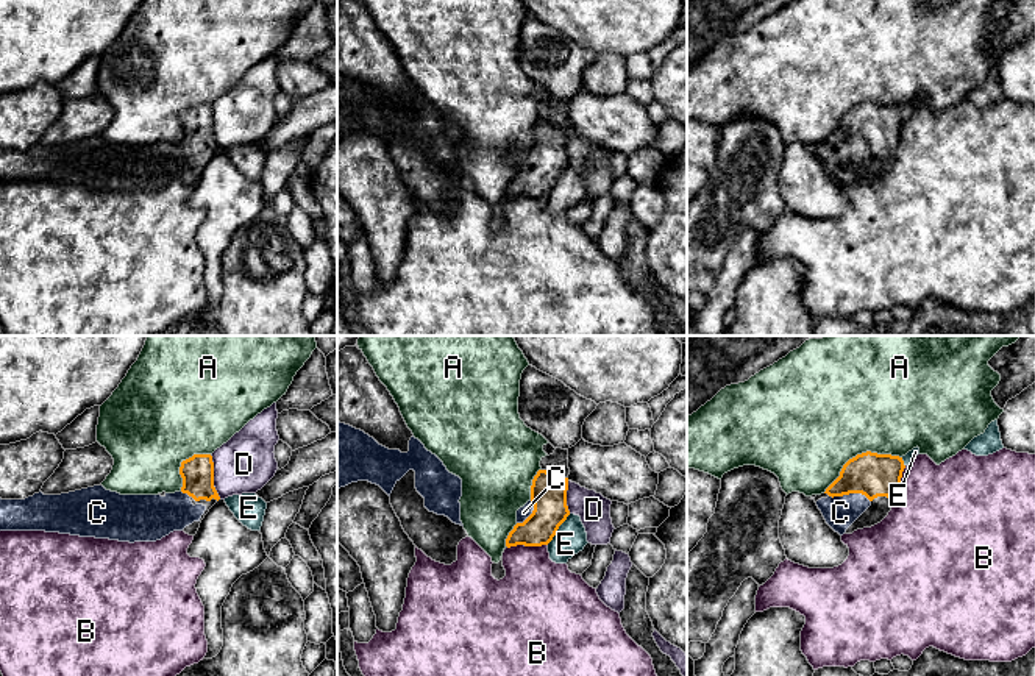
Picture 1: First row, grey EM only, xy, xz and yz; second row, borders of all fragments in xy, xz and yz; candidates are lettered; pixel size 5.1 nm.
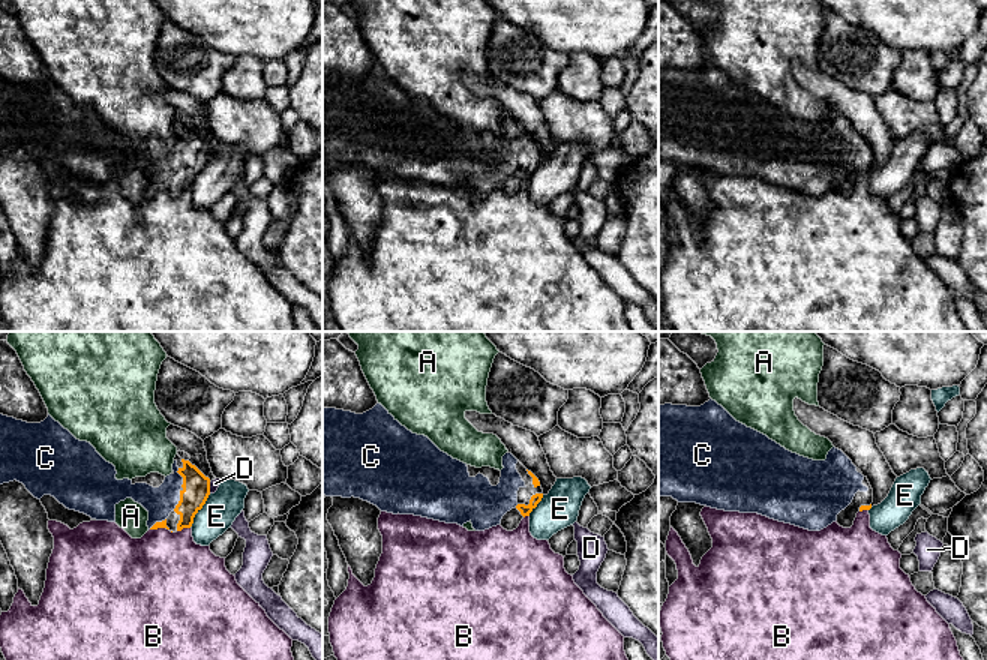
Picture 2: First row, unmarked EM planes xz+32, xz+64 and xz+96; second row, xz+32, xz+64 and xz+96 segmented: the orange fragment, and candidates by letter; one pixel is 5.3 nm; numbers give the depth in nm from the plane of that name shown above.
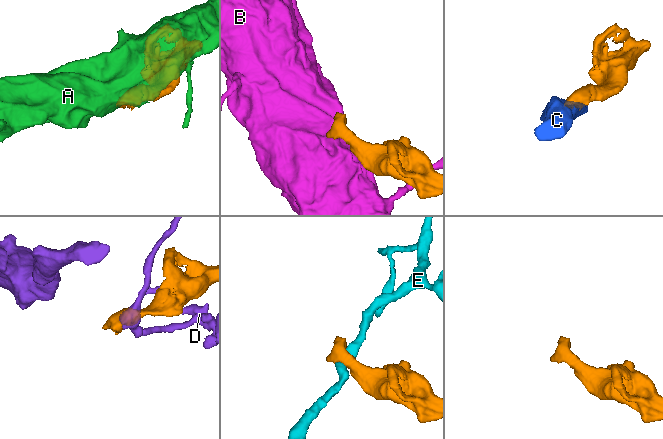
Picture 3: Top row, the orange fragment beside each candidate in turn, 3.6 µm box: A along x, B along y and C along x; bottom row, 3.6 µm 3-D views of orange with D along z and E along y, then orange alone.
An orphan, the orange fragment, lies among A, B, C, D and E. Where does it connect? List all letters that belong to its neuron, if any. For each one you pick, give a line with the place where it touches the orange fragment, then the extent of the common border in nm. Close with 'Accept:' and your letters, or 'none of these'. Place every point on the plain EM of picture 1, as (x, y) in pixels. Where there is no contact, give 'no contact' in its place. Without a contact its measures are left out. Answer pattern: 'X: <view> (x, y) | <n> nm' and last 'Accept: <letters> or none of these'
C: yz (850, 142) | 220 nm
Accept: C

